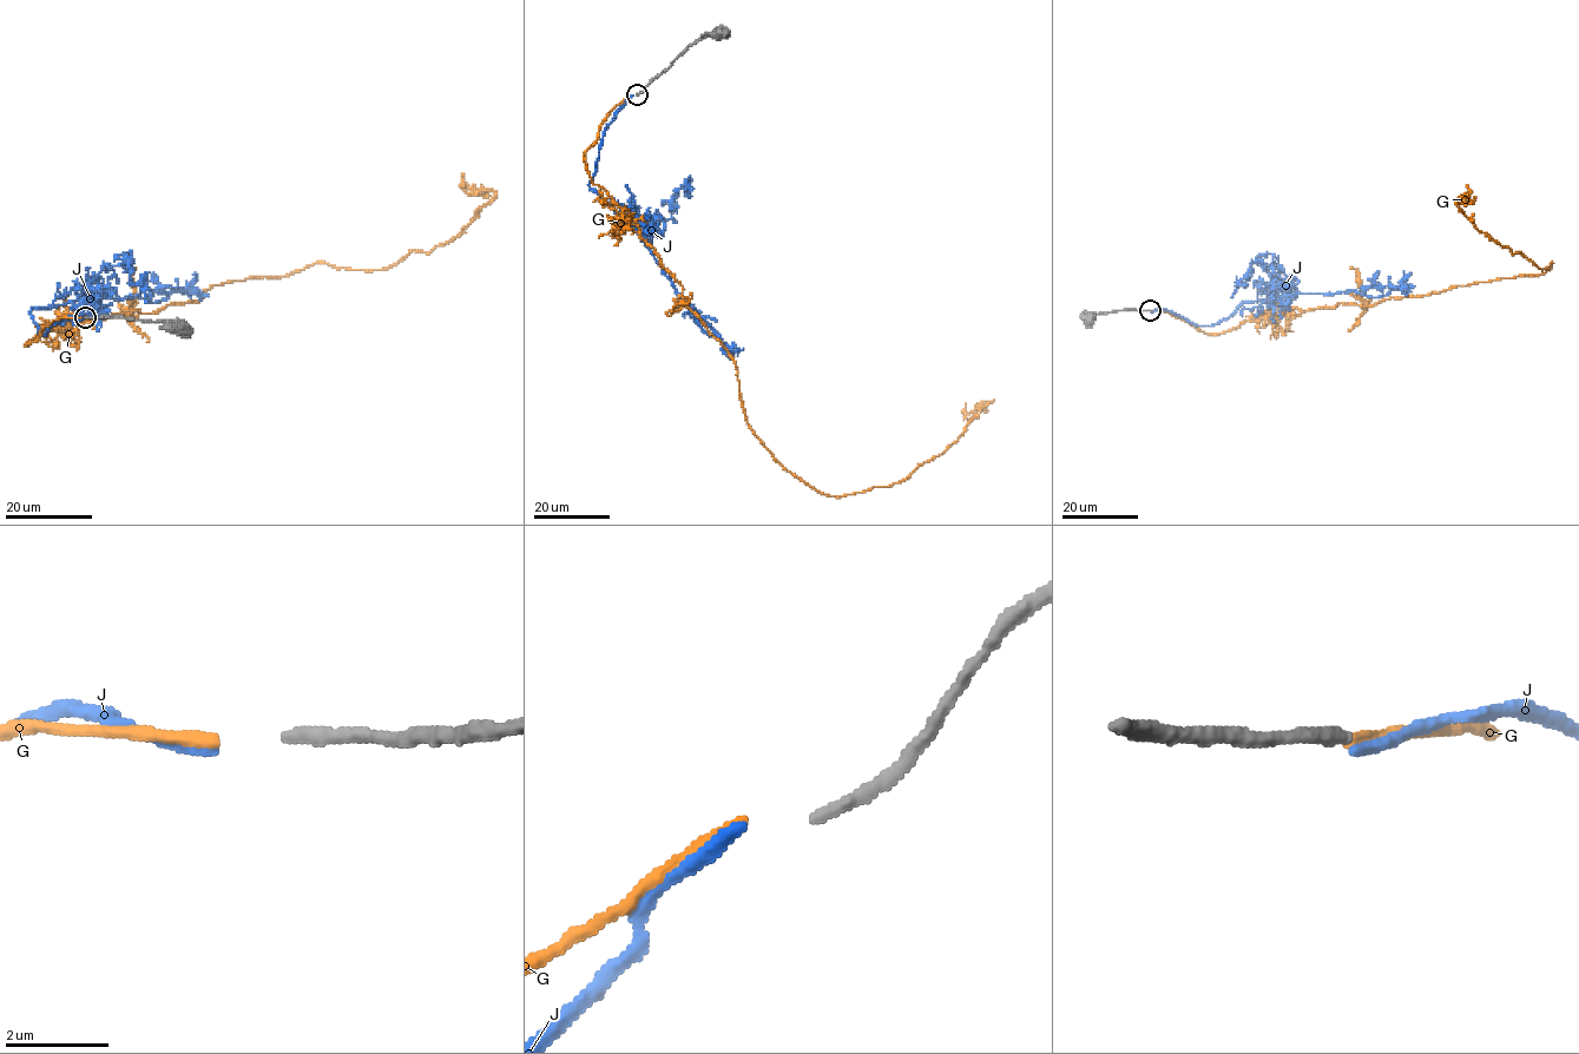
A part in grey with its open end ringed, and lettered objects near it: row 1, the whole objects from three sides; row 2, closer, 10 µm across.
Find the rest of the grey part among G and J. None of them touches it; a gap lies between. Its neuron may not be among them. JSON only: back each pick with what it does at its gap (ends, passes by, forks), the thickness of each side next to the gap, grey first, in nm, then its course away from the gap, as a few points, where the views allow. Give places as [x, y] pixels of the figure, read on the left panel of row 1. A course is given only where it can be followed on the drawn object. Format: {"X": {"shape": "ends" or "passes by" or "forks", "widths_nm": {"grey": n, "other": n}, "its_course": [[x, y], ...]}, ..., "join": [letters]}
{"J": {"shape": "ends", "widths_nm": {"grey": 240, "other": 240}, "its_course": [[80, 318], [64, 316], [43, 335], [30, 309], [87, 297], [147, 298], [157, 290], [186, 291], [196, 274]]}, "join": ["J"]}

